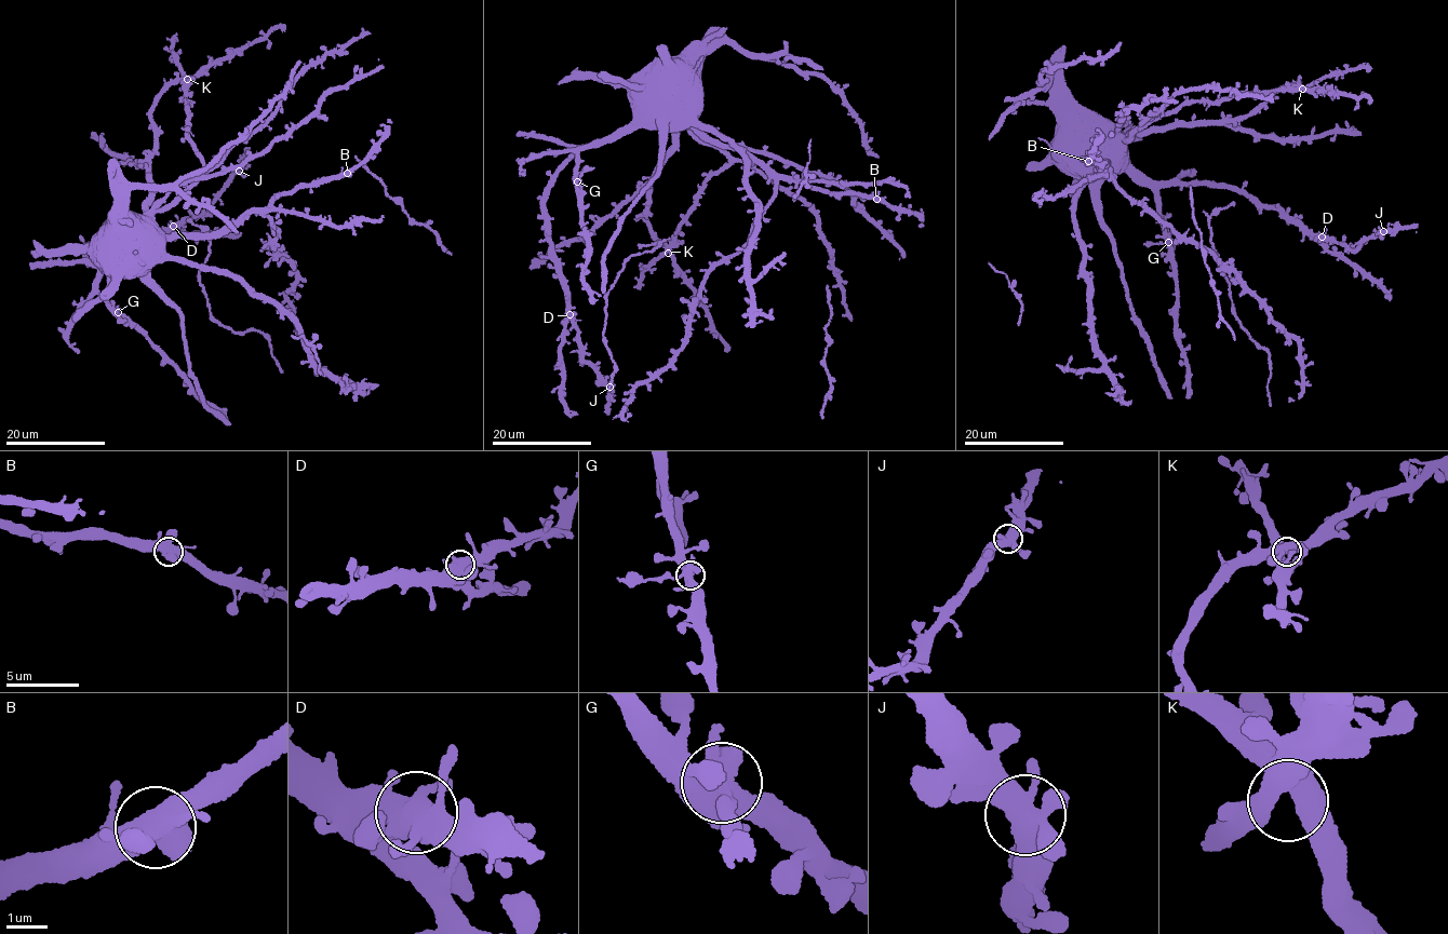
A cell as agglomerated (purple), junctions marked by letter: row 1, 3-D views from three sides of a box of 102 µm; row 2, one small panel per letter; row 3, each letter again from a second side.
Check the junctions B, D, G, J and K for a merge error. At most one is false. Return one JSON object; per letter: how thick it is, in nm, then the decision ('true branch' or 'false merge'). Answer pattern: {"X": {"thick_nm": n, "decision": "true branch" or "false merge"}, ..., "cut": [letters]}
{"B": {"thick_nm": 550, "decision": "true branch"}, "D": {"thick_nm": 550, "decision": "true branch"}, "G": {"thick_nm": 550, "decision": "true branch"}, "J": {"thick_nm": 480, "decision": "true branch"}, "K": {"thick_nm": 550, "decision": "true branch"}, "cut": []}

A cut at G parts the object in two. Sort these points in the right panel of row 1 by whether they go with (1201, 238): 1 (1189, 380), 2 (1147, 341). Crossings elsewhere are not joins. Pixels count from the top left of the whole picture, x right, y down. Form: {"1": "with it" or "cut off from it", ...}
{"1": "cut off from it", "2": "with it"}

